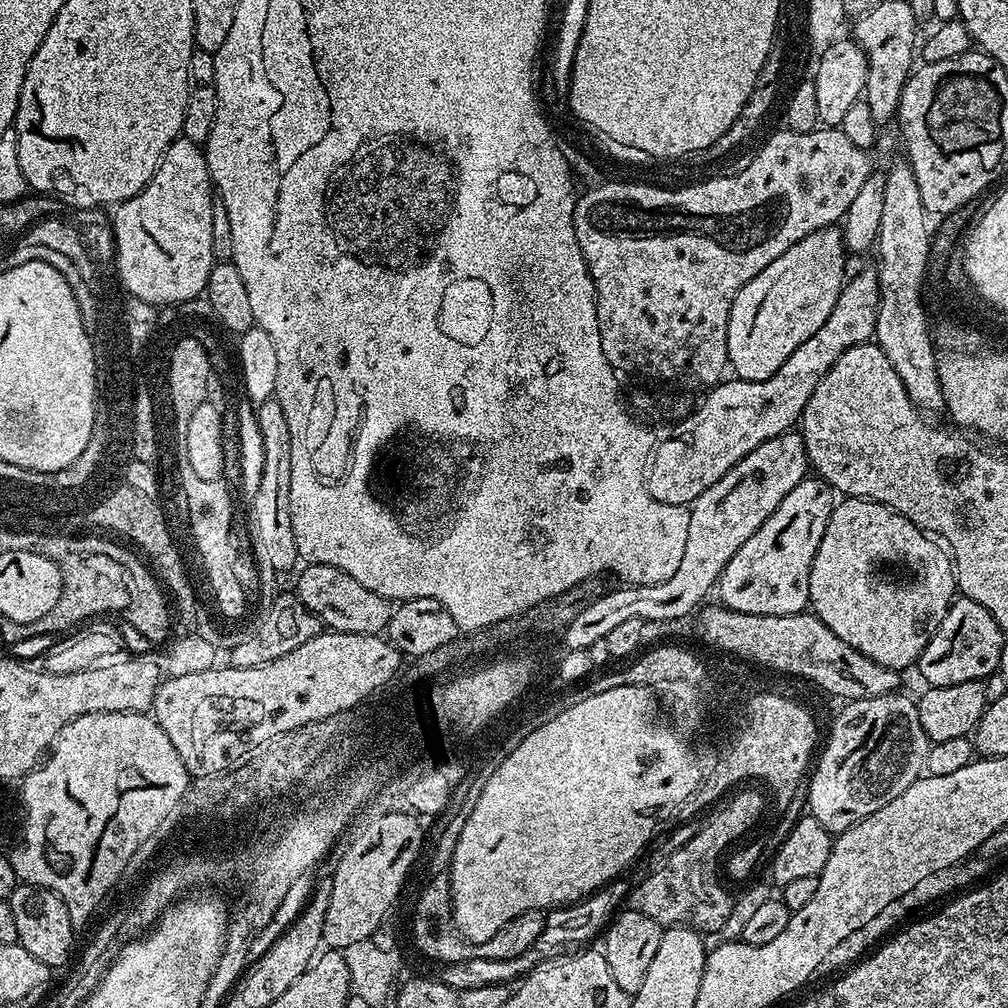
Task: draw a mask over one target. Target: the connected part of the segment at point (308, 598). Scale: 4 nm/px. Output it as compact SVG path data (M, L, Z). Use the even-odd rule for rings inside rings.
M307 563L304 568L294 590L300 601L319 617L323 625L337 632L368 635L379 635L387 629L393 609L384 596L374 594L337 567Z

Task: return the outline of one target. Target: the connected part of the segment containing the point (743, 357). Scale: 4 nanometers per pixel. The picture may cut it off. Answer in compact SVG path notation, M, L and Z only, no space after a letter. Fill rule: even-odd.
M831 226L819 228L806 238L794 242L786 254L774 258L762 274L750 278L732 303L730 310L730 322L728 323L728 363L731 371L741 380L765 380L778 371L782 362L810 338L810 334L817 332L830 318L830 310L834 310L834 302L838 302L838 294L844 288L846 275L844 276L844 234L839 227Z

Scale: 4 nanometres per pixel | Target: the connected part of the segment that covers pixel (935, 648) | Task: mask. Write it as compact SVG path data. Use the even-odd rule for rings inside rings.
M965 596L953 599L946 618L942 618L938 630L920 655L918 669L920 668L921 678L925 680L923 683L941 688L971 680L983 681L984 677L999 669L1005 642L1005 629L1000 628L998 622L994 622L990 610L978 606L978 602Z

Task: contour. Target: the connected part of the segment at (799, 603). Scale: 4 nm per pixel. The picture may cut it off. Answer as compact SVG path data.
M805 478L782 498L778 510L762 522L762 526L746 543L730 558L718 581L719 603L733 612L754 615L794 615L803 613L809 607L808 591L810 590L810 570L814 562L814 554L822 542L822 534L826 534L828 519L834 507L833 489L819 478Z

